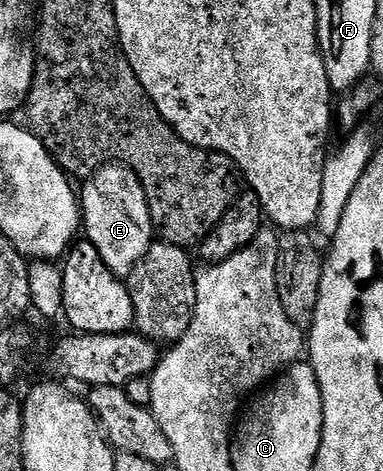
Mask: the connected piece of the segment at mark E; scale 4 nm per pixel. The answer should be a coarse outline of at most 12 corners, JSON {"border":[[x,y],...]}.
{"border":[[120,164],[84,179],[84,237],[128,276],[155,238],[139,180]]}

